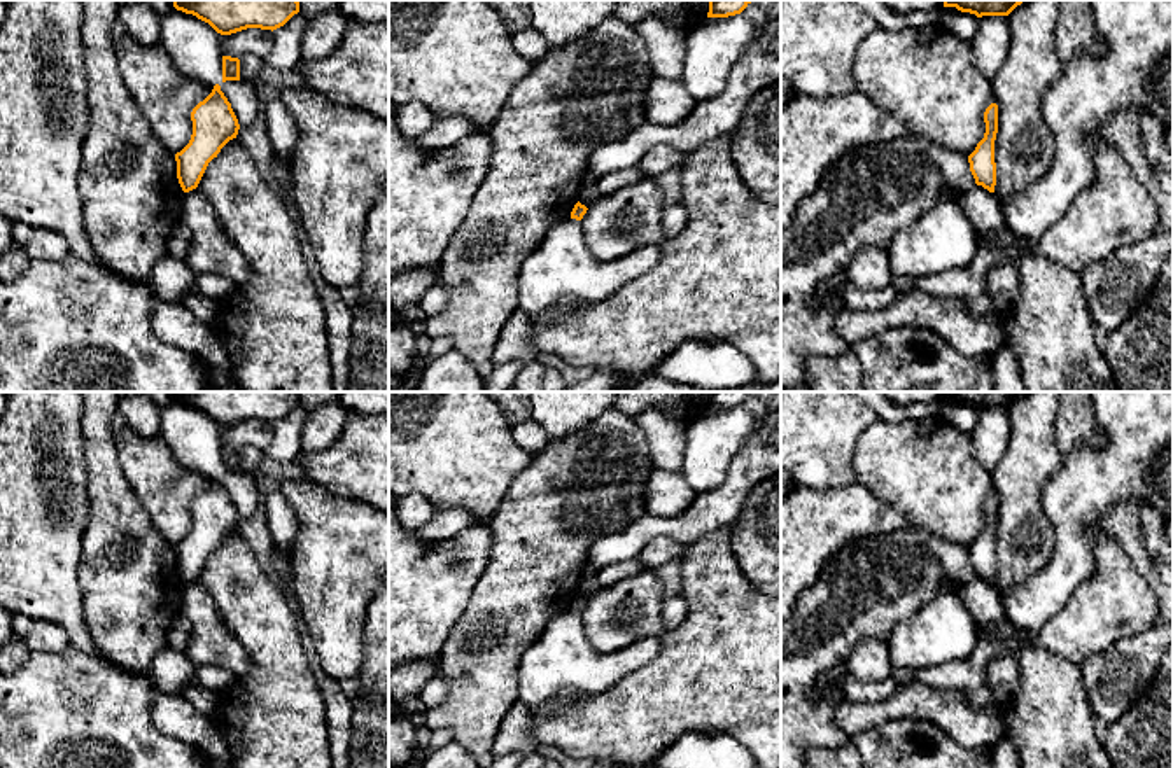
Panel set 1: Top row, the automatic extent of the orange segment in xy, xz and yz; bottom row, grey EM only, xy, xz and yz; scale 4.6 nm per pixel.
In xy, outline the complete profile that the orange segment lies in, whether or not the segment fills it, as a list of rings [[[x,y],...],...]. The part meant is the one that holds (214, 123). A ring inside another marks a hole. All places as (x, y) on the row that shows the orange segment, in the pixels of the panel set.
[[[219,84],[193,108],[191,121],[191,140],[175,154],[177,178],[184,192],[198,187],[208,163],[229,140],[236,138],[240,129],[231,103]]]

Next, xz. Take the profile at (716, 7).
[[[709,0],[707,17],[728,17],[741,14],[753,0]]]

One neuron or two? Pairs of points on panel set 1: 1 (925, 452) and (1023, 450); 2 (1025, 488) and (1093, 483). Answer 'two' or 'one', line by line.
1: two
2: two

